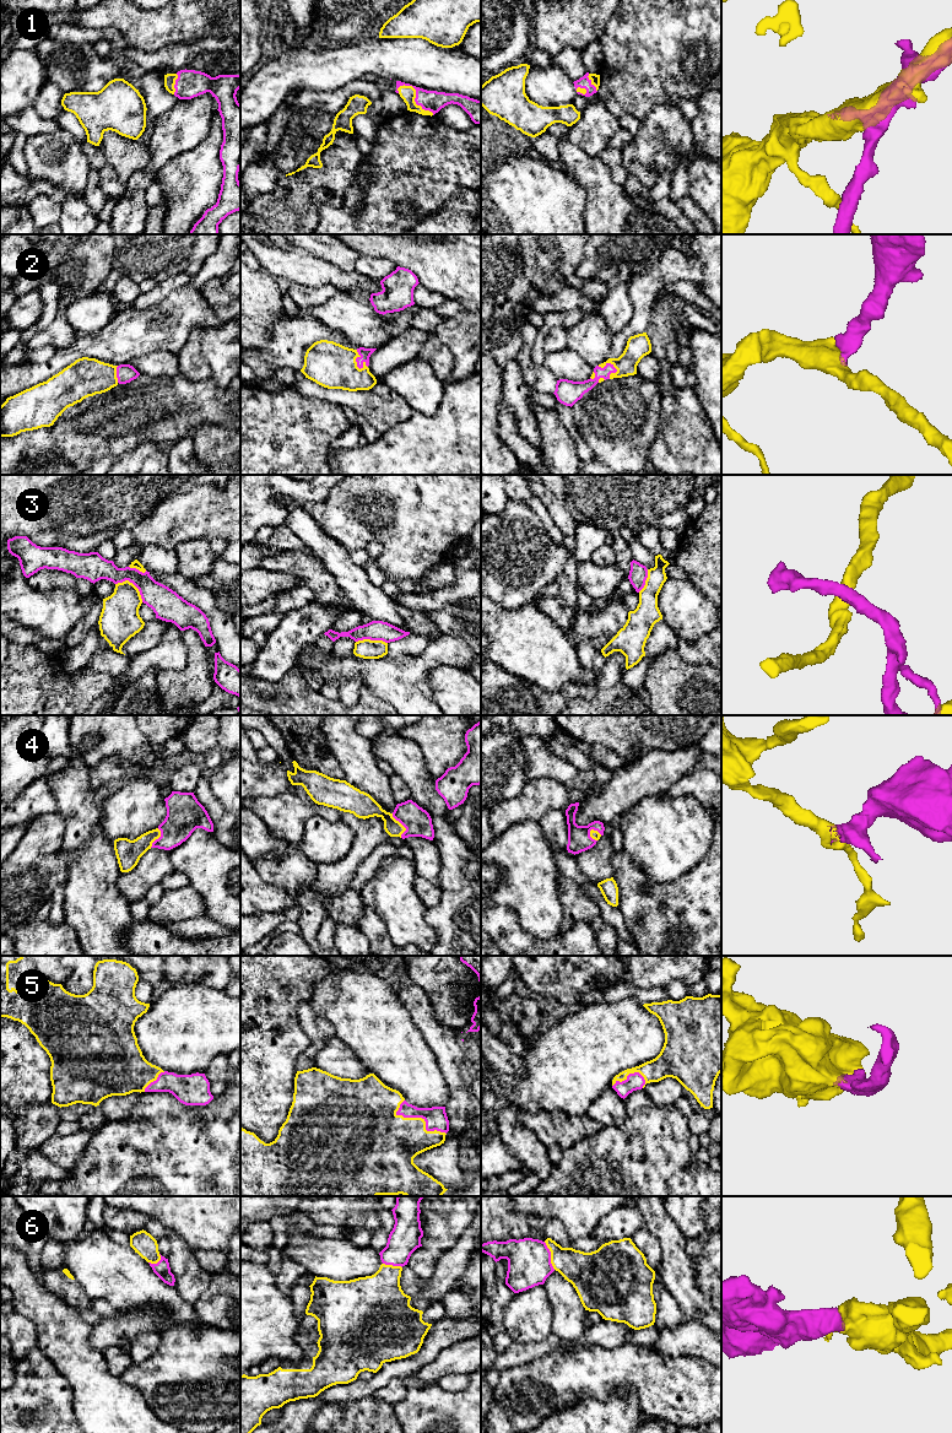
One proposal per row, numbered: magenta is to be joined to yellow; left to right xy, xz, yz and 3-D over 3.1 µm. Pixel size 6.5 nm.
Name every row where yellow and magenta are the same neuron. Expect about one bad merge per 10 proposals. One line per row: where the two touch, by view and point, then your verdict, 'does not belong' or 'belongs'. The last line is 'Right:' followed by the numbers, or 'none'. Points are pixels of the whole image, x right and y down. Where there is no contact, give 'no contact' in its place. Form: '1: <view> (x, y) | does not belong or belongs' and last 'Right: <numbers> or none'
1: xz (415, 96) | does not belong
2: xz (356, 363) | belongs
3: xy (133, 584) | does not belong
4: xz (403, 826) | belongs
5: xz (420, 1118) | belongs
6: yz (551, 1255) | belongs
Right: 2, 4, 5, 6

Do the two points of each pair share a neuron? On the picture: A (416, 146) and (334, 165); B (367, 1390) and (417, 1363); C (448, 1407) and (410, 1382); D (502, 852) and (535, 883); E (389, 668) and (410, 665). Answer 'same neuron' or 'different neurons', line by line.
A: different neurons
B: same neuron
C: same neuron
D: same neuron
E: same neuron

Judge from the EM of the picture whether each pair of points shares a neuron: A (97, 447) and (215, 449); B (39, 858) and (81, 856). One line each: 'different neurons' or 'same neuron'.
A: different neurons
B: different neurons

